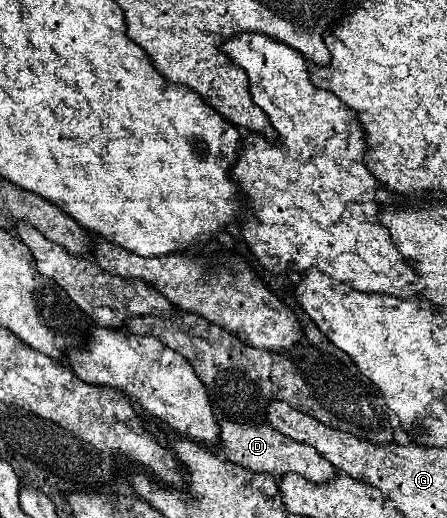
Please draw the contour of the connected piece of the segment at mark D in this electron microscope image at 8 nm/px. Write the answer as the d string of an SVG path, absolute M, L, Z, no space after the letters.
M218 420L220 424L220 438L222 438L222 450L226 452L226 458L230 462L236 462L240 466L250 468L258 474L270 474L274 478L282 478L288 472L302 474L306 480L316 484L326 484L332 478L338 476L338 470L324 460L312 446L296 442L284 434L280 434L276 428L272 428L268 422L264 424L240 424L232 420Z

